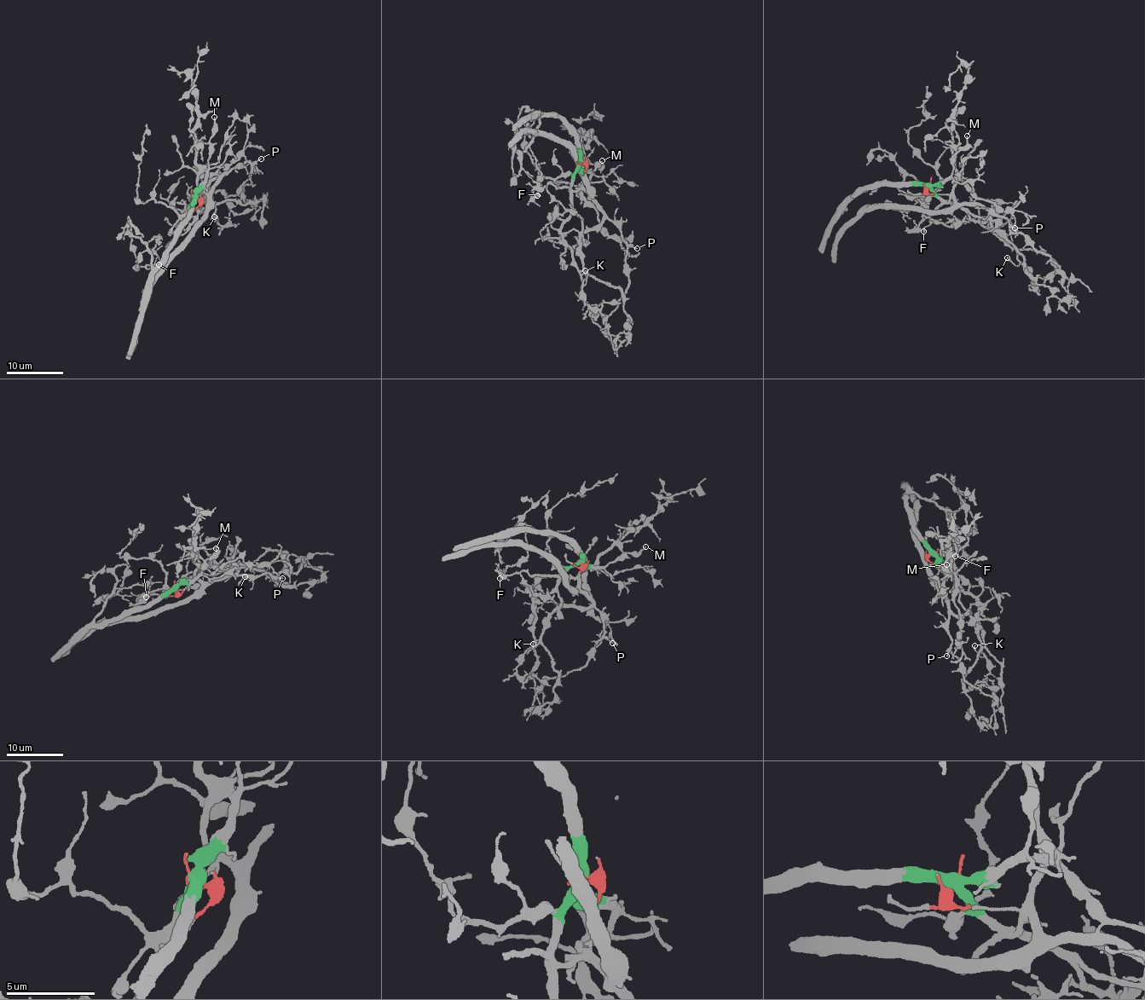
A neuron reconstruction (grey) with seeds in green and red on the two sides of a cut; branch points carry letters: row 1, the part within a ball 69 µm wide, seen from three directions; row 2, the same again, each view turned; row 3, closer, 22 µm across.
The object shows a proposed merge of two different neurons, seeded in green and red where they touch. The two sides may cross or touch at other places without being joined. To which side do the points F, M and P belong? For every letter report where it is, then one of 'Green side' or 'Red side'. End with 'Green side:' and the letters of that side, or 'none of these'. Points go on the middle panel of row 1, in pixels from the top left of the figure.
F: Place: (537, 195). Green side
M: Place: (602, 160). Green side
P: Place: (637, 248). Red side
Green side: F, M

